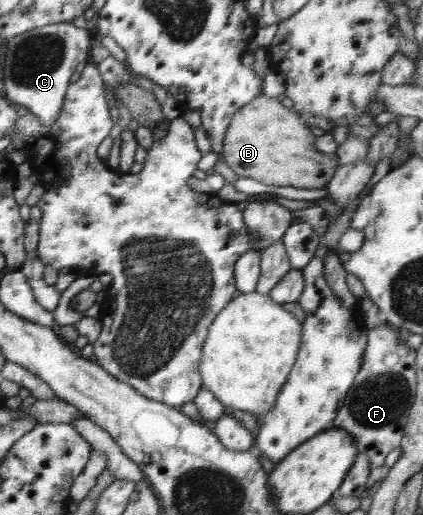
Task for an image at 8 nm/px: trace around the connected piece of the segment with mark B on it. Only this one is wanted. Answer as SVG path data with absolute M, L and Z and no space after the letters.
M263 93L255 96L230 121L220 159L238 176L251 177L265 185L325 189L340 162L333 154L328 156L313 149L313 135L299 116L291 113L289 107L285 109L277 98Z

